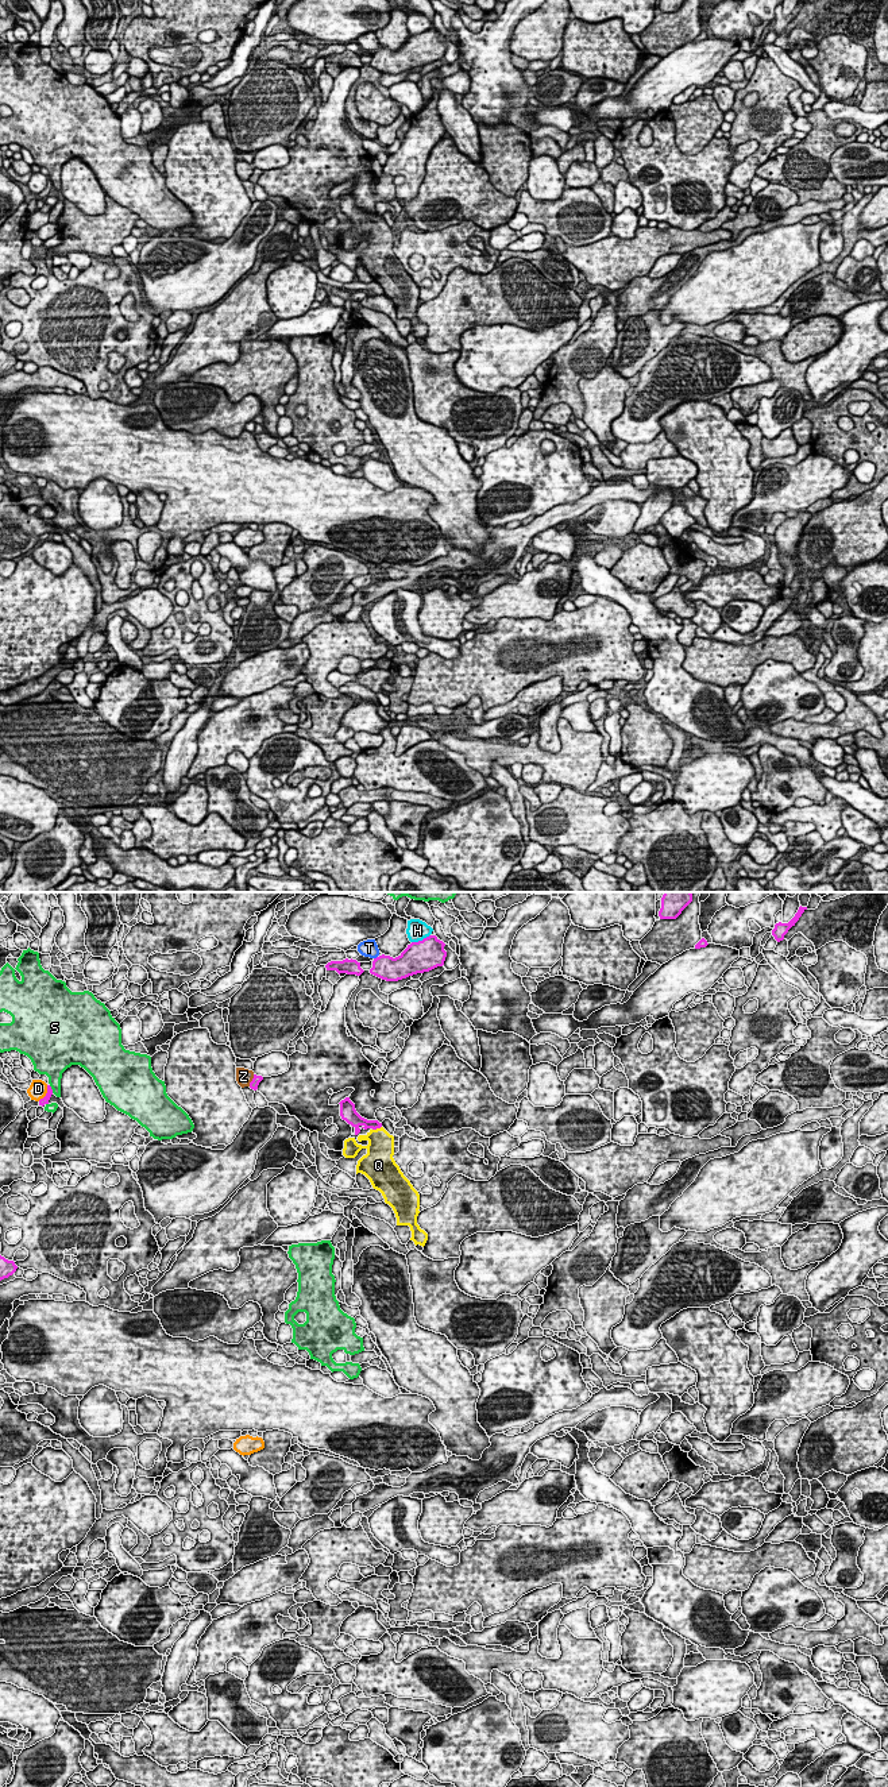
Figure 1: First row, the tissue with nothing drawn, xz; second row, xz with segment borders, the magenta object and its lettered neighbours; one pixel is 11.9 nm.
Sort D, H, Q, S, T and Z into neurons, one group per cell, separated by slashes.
D / H / Q / S / T / Z

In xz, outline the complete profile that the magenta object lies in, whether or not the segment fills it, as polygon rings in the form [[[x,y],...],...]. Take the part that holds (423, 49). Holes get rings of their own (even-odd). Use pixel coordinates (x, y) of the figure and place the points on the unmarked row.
[[[429,28],[422,34],[408,38],[395,51],[385,47],[374,51],[370,66],[386,74],[398,74],[417,66],[429,65],[444,58],[447,50],[444,39],[445,36],[436,28]]]

